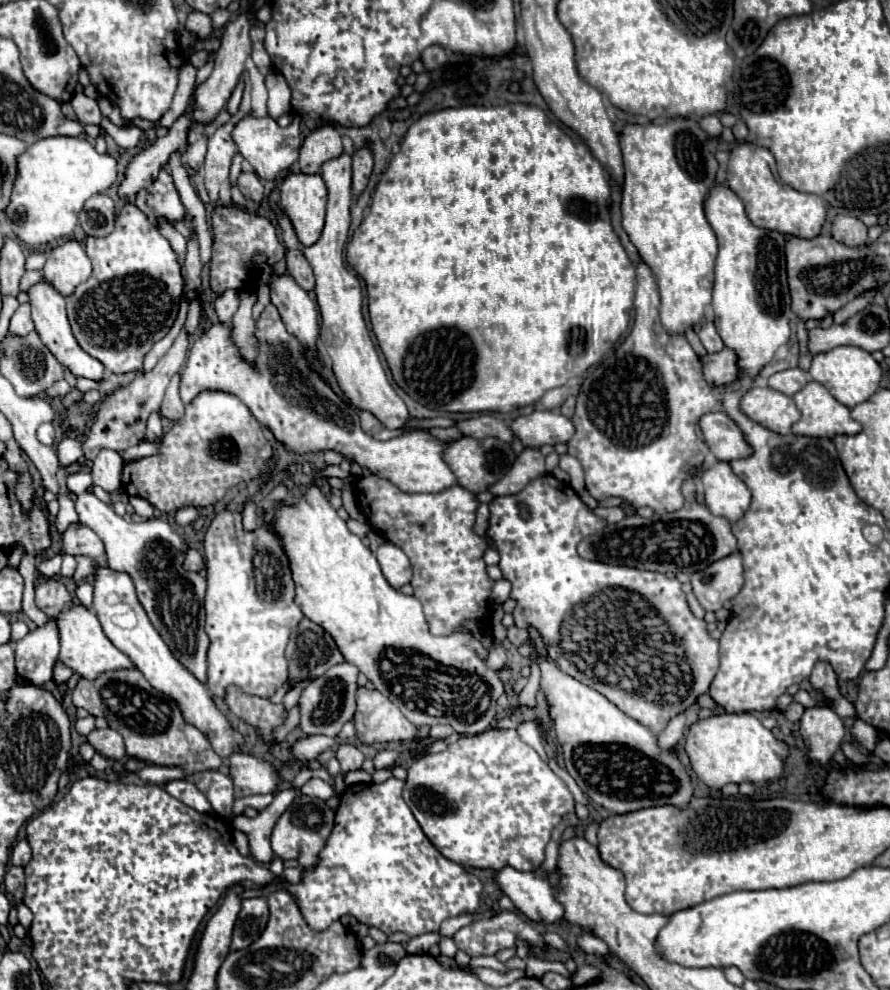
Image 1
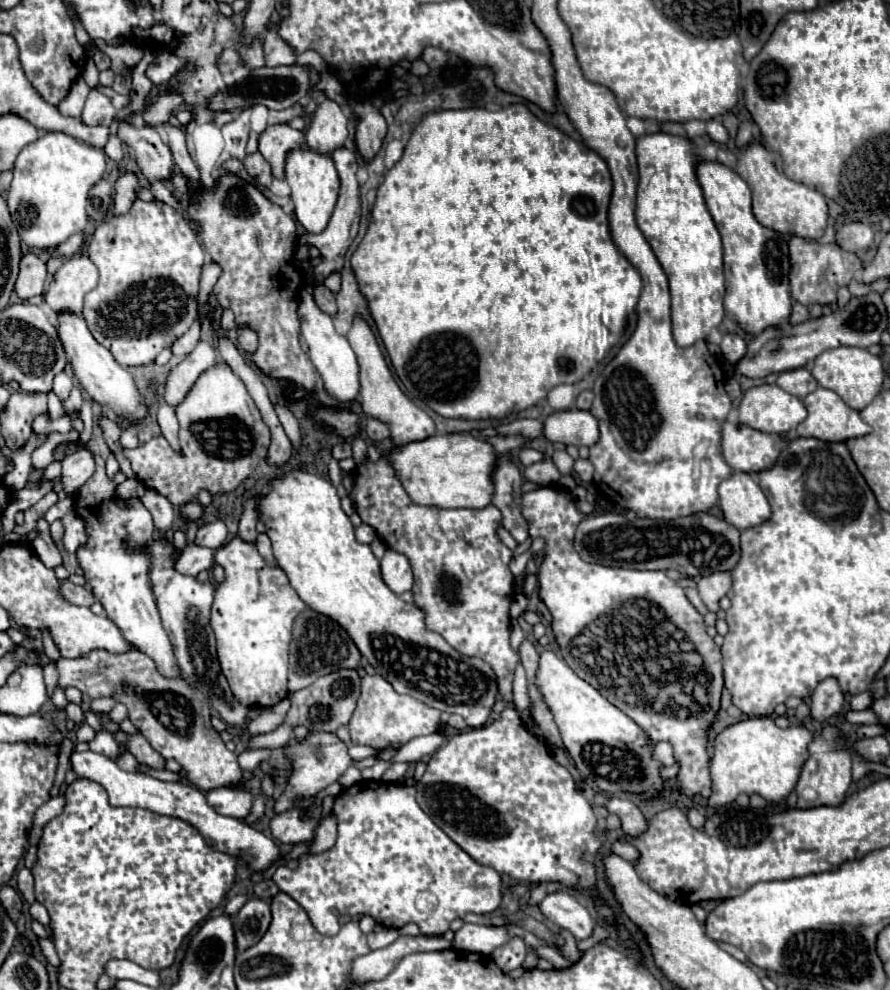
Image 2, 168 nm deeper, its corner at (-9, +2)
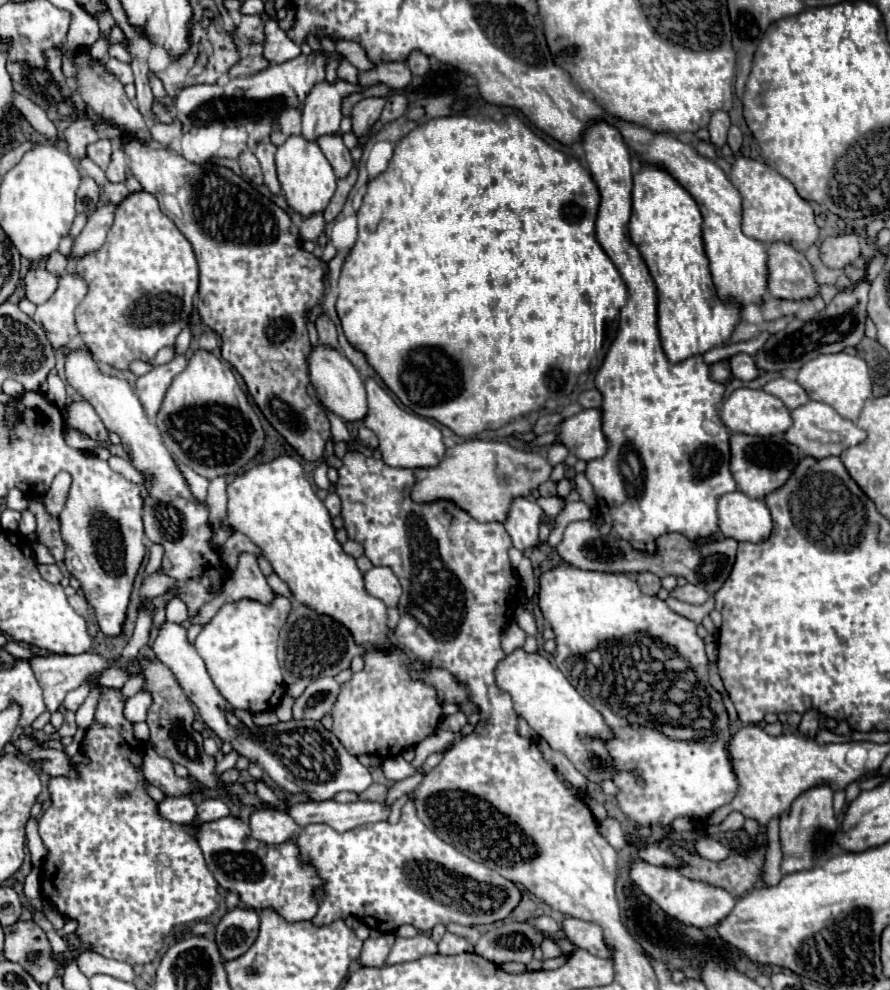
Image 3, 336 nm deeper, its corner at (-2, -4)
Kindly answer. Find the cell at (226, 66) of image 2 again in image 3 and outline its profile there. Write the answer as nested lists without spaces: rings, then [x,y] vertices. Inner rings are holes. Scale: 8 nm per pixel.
[[[248,56],[248,58],[242,58],[238,64],[234,64],[230,72],[234,76],[240,76],[240,74],[250,76],[250,74],[256,74],[256,72],[268,68],[268,66],[270,66],[270,62],[264,56]]]

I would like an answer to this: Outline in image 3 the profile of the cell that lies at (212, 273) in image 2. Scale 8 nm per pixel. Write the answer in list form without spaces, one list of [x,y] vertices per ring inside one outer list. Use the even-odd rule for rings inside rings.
[[[184,328],[184,330],[178,334],[178,338],[176,338],[174,352],[176,352],[176,354],[184,354],[184,352],[188,350],[188,346],[190,346],[190,330]]]

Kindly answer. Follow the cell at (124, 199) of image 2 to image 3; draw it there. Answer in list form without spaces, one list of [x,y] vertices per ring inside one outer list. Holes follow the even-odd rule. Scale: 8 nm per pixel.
[[[114,204],[100,206],[88,218],[88,224],[84,226],[84,230],[74,240],[72,250],[70,250],[70,254],[66,258],[82,258],[88,252],[96,252],[104,244],[104,240],[106,240],[106,232],[110,230],[112,220],[114,220],[114,210],[116,210]]]

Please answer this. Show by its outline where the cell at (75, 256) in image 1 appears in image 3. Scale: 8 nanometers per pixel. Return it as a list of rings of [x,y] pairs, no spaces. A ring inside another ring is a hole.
[[[76,274],[60,276],[60,286],[52,298],[38,306],[34,320],[42,322],[42,328],[48,332],[48,342],[52,348],[68,346],[76,336],[74,310],[86,296],[86,282]]]

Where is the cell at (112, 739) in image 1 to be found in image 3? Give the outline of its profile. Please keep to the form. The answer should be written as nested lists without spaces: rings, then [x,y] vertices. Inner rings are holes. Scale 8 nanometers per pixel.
[[[148,748],[144,754],[144,776],[150,784],[164,790],[168,796],[188,796],[192,792],[198,792],[196,782],[192,782],[192,778],[178,778],[174,774],[172,762],[158,756],[154,748]]]

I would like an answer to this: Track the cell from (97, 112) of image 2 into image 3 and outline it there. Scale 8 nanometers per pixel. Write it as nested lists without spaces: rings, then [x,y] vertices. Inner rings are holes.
[[[76,118],[64,130],[64,142],[68,144],[66,152],[76,162],[76,166],[86,156],[86,146],[96,142],[98,138],[100,138],[100,134],[94,130],[94,120],[92,118]]]

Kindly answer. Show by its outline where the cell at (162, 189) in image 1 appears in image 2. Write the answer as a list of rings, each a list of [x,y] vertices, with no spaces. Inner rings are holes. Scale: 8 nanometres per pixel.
[[[119,124],[119,138],[135,150],[137,164],[147,182],[171,182],[175,162],[169,146],[163,144],[159,132],[151,126],[135,128],[133,124]]]

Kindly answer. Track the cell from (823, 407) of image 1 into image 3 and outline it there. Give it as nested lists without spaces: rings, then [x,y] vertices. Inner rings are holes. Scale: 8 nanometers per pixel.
[[[810,400],[808,404],[792,410],[792,420],[794,422],[792,422],[792,428],[788,428],[786,432],[786,440],[790,444],[796,444],[806,456],[812,456],[818,460],[826,456],[840,456],[842,450],[866,440],[866,432],[862,428],[858,428],[852,420],[842,418],[832,406],[824,402]]]

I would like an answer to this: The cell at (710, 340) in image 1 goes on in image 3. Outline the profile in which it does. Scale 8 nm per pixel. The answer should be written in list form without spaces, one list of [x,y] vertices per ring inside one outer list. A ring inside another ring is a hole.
[[[736,354],[730,358],[730,370],[732,370],[732,376],[734,378],[740,378],[744,382],[748,380],[756,380],[760,378],[760,368],[756,368],[756,362],[752,356],[748,354]]]

